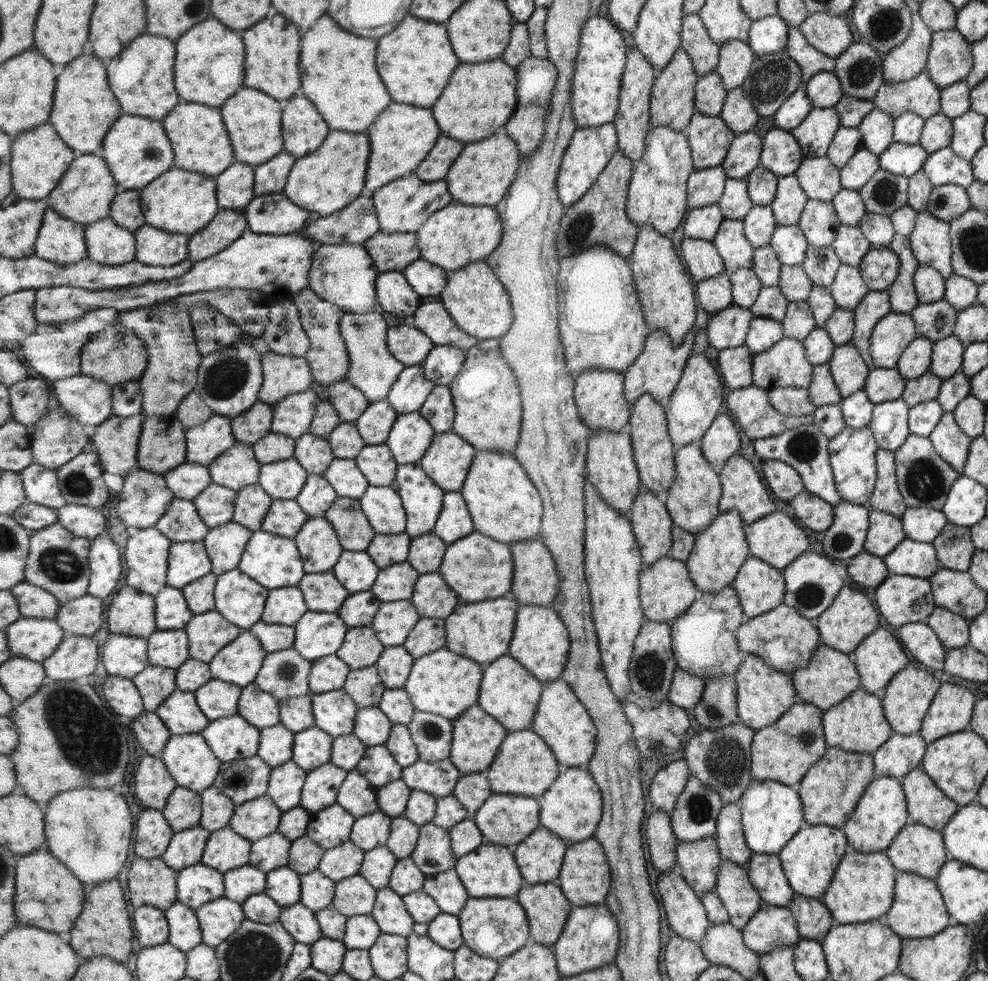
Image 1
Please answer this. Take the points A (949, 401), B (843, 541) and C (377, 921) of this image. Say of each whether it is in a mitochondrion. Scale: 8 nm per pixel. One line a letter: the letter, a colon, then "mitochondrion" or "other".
A: other
B: mitochondrion
C: other

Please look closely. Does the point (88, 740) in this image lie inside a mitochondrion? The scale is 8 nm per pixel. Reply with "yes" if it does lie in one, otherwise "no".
yes

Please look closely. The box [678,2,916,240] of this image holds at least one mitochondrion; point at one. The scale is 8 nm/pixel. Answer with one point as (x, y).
(770, 80)

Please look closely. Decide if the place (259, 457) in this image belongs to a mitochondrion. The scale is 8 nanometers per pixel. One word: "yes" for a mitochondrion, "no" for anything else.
no

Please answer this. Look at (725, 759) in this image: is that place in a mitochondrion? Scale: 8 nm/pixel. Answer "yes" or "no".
yes

